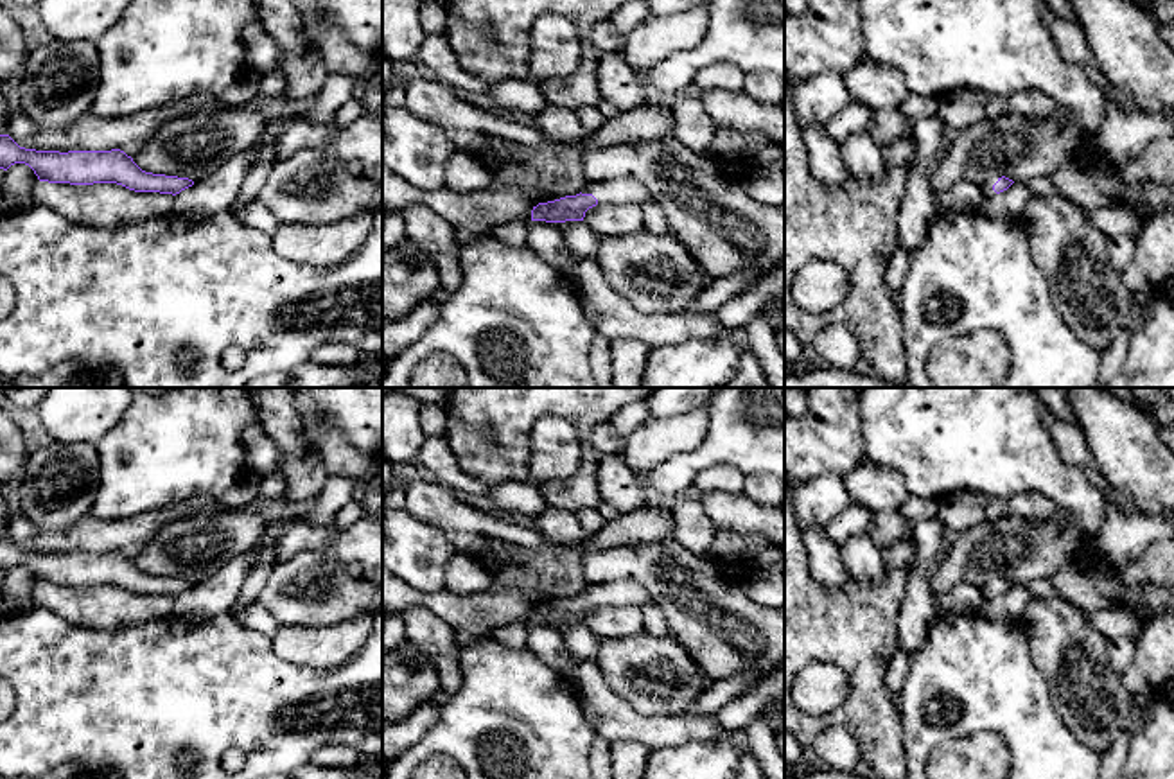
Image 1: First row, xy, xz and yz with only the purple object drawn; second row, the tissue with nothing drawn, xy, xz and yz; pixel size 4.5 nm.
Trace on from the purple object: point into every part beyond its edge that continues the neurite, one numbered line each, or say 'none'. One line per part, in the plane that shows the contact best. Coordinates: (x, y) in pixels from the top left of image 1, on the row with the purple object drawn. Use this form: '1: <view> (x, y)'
1: xz (623, 191)

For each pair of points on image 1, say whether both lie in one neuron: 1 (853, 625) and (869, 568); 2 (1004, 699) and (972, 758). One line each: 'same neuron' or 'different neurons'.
1: different neurons
2: different neurons

